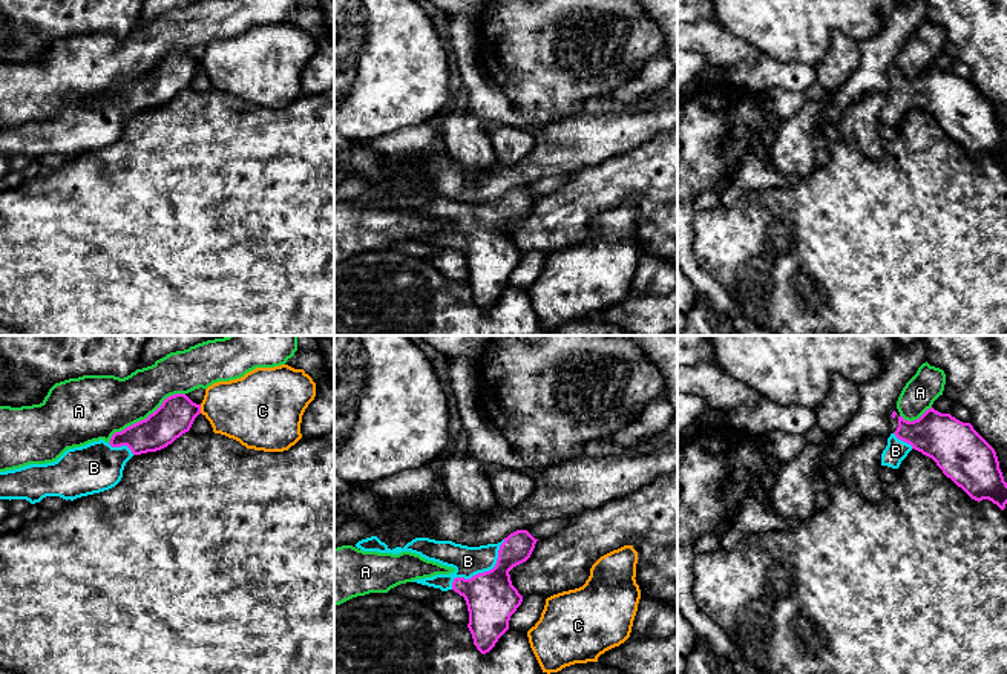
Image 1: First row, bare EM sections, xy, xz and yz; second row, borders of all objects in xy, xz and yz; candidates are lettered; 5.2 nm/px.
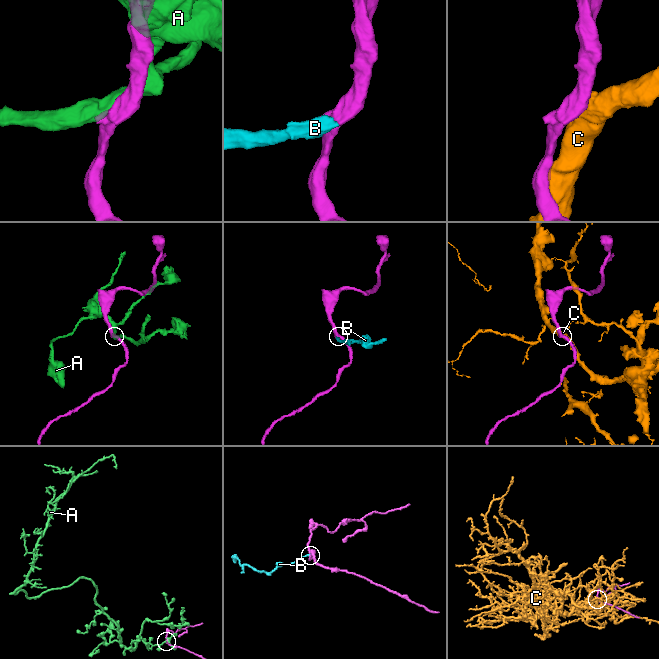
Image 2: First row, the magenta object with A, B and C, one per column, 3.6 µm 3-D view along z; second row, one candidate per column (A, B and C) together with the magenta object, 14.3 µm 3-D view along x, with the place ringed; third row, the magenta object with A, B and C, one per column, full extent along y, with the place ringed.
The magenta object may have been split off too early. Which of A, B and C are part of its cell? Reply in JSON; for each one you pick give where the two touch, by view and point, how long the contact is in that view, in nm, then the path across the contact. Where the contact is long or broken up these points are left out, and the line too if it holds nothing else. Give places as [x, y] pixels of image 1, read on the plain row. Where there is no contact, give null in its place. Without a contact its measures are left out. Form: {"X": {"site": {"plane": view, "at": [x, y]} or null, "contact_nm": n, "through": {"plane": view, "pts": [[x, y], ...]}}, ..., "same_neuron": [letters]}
{"B": {"site": {"plane": "xz", "at": [482, 230]}, "contact_nm": 380, "through": {"plane": "xz", "pts": [[491, 255], [482, 230], [468, 218]]}}, "same_neuron": ["B"]}

